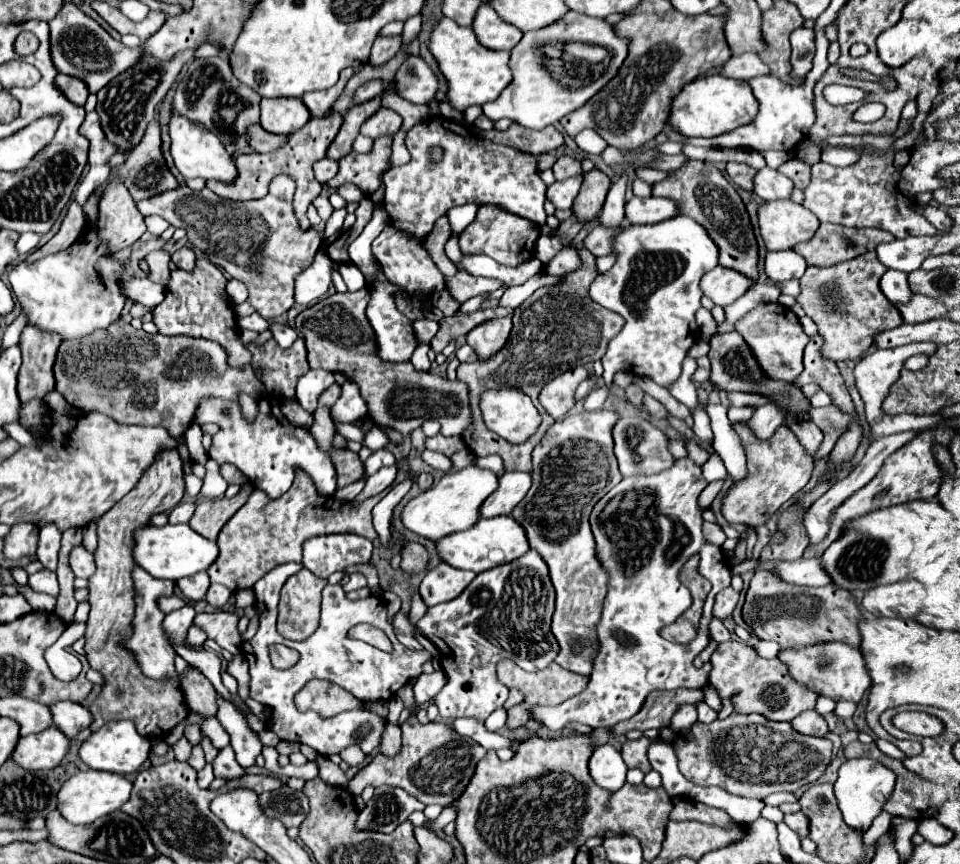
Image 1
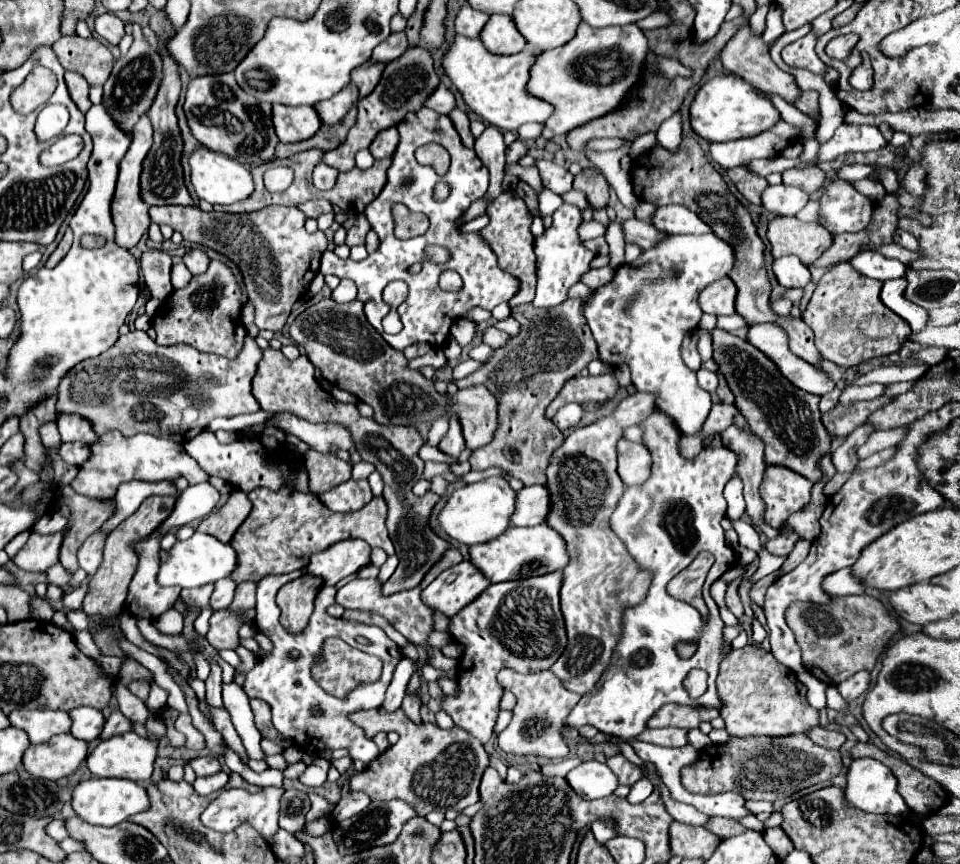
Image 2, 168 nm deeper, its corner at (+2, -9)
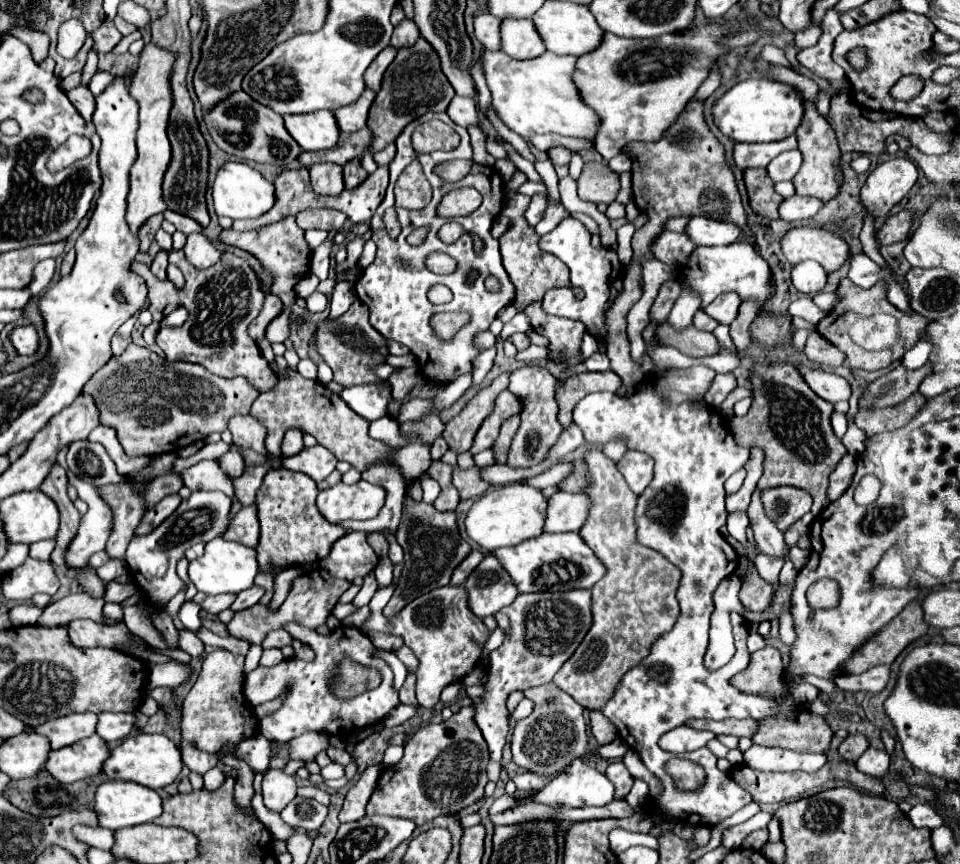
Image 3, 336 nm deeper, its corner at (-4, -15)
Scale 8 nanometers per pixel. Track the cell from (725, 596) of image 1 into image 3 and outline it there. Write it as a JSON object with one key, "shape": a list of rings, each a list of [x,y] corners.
{"shape":[[[741,560],[743,566],[749,568],[747,578],[743,580],[739,600],[749,608],[749,610],[765,610],[771,604],[771,586],[757,574],[753,562]]]}

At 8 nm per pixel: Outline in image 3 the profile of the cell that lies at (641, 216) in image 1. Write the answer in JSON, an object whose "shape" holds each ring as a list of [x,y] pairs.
{"shape":[[[693,216],[687,224],[689,238],[699,246],[727,246],[743,240],[743,228],[729,222],[709,220],[703,216]]]}

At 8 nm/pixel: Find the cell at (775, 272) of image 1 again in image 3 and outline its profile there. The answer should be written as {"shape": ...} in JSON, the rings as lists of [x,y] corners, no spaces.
{"shape":[[[805,260],[793,268],[791,280],[799,292],[817,294],[827,284],[827,272],[821,268],[821,264],[813,260]]]}

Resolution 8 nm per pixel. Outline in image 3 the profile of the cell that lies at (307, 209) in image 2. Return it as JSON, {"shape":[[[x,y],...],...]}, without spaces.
{"shape":[[[319,208],[319,210],[303,210],[297,214],[297,224],[303,228],[303,230],[309,230],[309,228],[321,228],[321,230],[341,230],[343,224],[345,224],[347,216],[343,212],[337,212],[337,210],[331,210],[331,208]]]}

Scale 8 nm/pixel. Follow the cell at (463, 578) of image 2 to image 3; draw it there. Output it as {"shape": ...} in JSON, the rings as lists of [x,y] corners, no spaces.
{"shape":[[[491,552],[467,578],[465,588],[469,592],[471,610],[481,618],[497,614],[501,608],[513,604],[513,600],[521,594]]]}

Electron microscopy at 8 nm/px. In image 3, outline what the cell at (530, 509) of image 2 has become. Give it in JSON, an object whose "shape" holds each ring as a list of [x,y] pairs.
{"shape":[[[557,492],[549,498],[545,532],[579,532],[591,510],[591,500],[585,494]]]}

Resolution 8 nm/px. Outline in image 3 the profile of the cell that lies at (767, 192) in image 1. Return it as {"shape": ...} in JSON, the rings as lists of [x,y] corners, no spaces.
{"shape":[[[793,194],[791,198],[787,198],[787,200],[781,202],[779,214],[781,214],[781,218],[783,218],[785,222],[799,222],[799,220],[813,218],[823,206],[825,206],[823,200],[805,198],[805,196]]]}

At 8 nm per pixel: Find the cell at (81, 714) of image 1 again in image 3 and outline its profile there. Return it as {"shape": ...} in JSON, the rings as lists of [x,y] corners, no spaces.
{"shape":[[[101,712],[99,714],[99,724],[97,724],[97,734],[107,740],[107,742],[119,742],[127,738],[137,726],[135,714],[125,714],[125,712]]]}

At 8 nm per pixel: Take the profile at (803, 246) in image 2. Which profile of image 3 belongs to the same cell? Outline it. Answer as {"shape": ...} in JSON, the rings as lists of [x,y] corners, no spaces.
{"shape":[[[811,226],[791,228],[783,236],[781,246],[785,258],[791,264],[799,264],[803,260],[815,260],[827,272],[839,270],[849,260],[849,244],[825,228],[811,228]]]}

